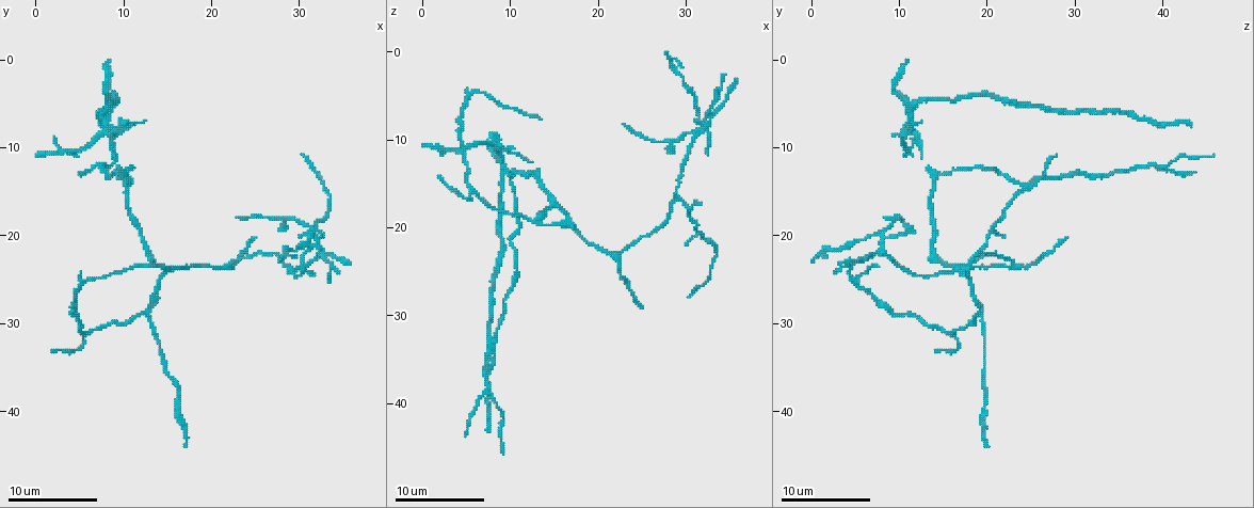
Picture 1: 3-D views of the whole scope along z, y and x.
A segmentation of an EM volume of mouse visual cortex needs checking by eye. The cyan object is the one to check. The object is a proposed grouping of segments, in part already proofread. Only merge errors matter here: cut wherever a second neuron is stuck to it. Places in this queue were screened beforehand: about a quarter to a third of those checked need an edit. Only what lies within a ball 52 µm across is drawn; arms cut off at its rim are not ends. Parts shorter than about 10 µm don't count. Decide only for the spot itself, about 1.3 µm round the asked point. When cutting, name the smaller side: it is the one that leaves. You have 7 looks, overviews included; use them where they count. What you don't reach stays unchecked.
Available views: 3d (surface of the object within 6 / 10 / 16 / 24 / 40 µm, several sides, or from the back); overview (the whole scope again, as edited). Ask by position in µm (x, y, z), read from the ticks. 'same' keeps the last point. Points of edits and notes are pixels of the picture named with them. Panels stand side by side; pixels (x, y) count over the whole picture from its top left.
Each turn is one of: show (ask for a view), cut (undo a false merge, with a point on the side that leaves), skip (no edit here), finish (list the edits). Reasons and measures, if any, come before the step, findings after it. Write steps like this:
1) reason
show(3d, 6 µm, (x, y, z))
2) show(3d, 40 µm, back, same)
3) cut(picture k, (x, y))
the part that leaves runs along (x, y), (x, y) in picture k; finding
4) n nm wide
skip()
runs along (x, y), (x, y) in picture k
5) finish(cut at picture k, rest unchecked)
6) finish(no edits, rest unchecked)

arms part here
show(3d, 6 µm, (14.8, 24.0, 17.4))

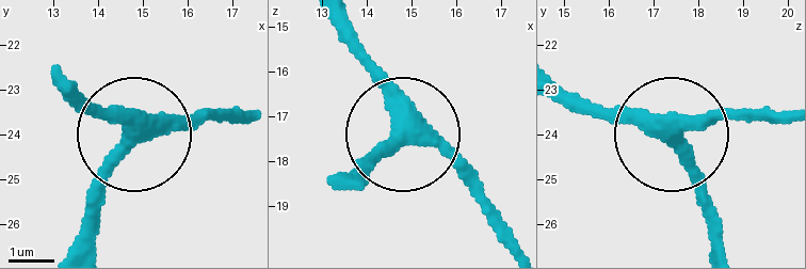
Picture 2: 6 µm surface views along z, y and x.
330 nm wide
skip()
continuous, no second neuron

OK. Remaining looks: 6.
three-way junction
show(3d, 16 µm, (29.2, 24.2, 16.4))

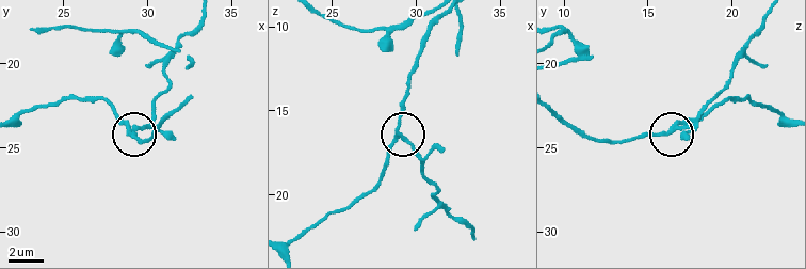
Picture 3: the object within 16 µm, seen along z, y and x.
200 nm wide
cut(picture 3, (418, 152))
two neurons meet here

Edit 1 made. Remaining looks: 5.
show(overview)

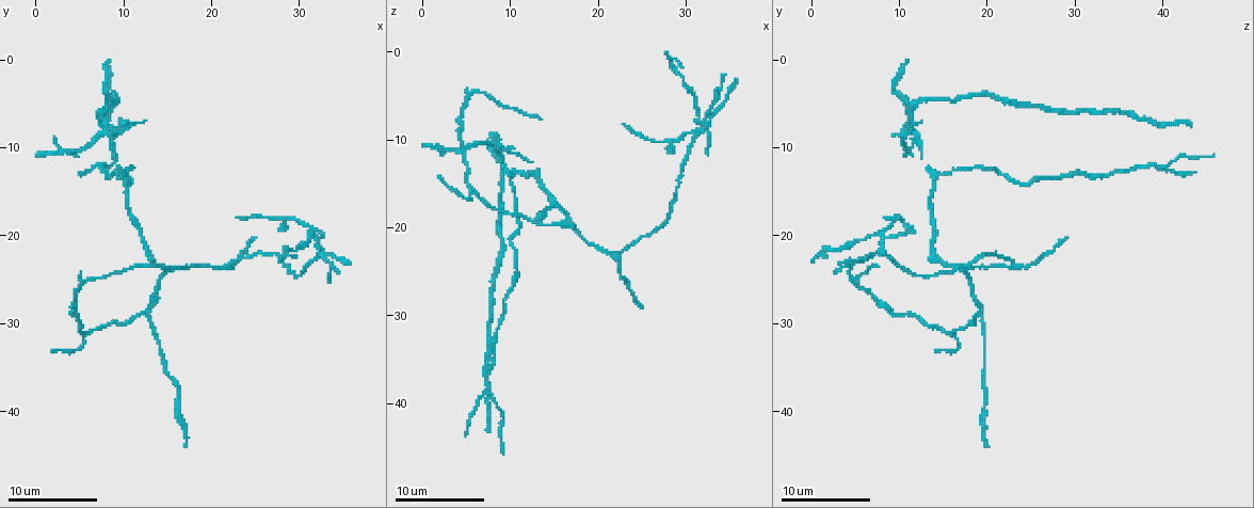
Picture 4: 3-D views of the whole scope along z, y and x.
side arm on a straight run
show(3d, 10 µm, (12.2, 28.8, 19.0))

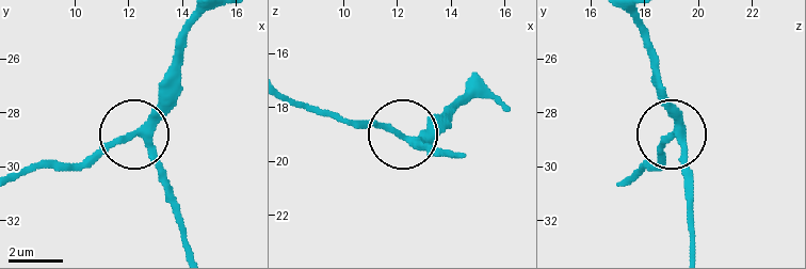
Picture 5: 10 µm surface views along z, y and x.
3 arms
skip()
runs along (193, 20), (168, 96), (139, 130), (159, 178), (175, 198) in picture 5; continuous, no second neuron

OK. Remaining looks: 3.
two arms in line, one across
show(3d, 16 µm, (7.4, 12.0, 38.6))

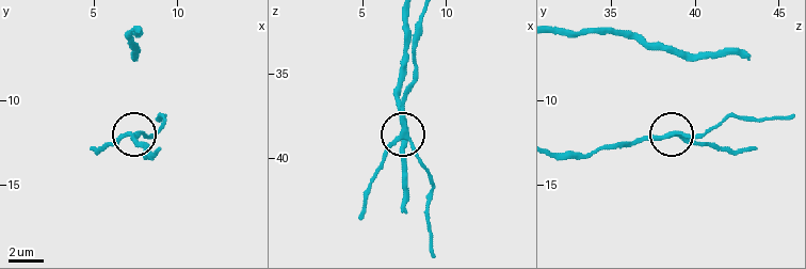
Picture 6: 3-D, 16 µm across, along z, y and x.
show(3d, 6 µm, (7.6, 12.0, 38.6))

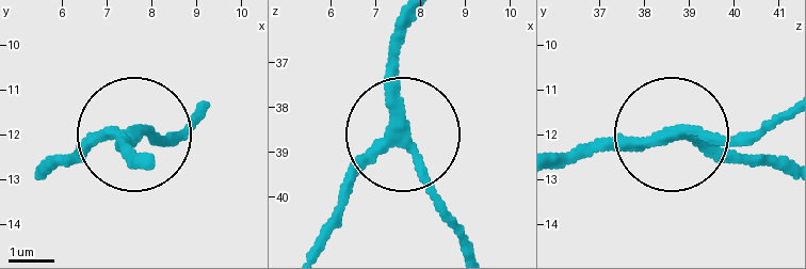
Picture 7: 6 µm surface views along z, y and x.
3 arms
skip()
continuous, no second neuron

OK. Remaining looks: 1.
finish(cut at picture 3, rest unchecked)

